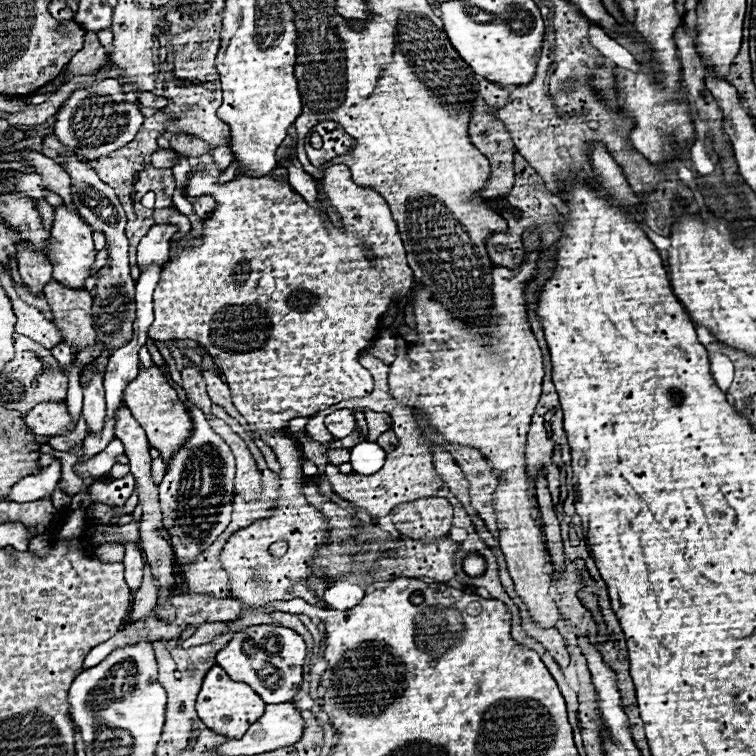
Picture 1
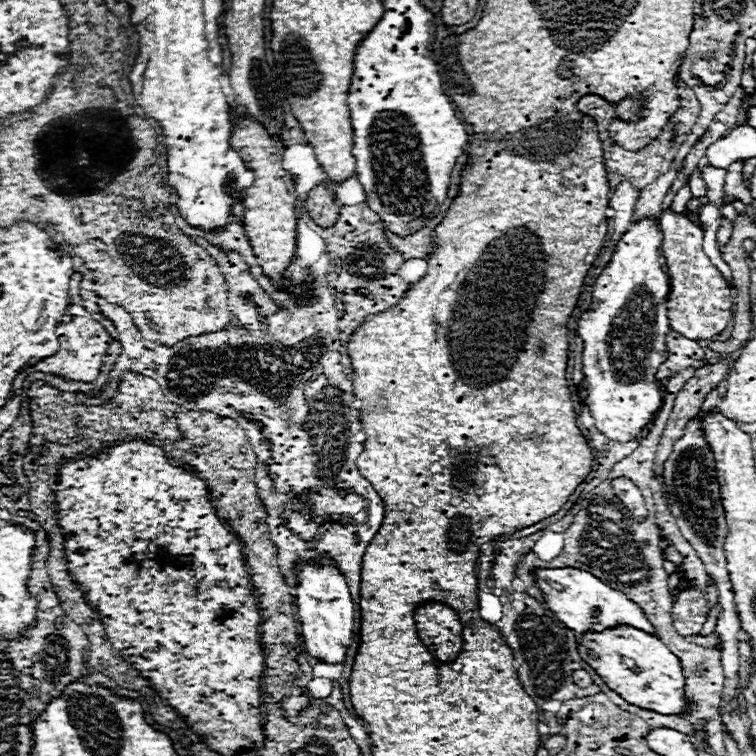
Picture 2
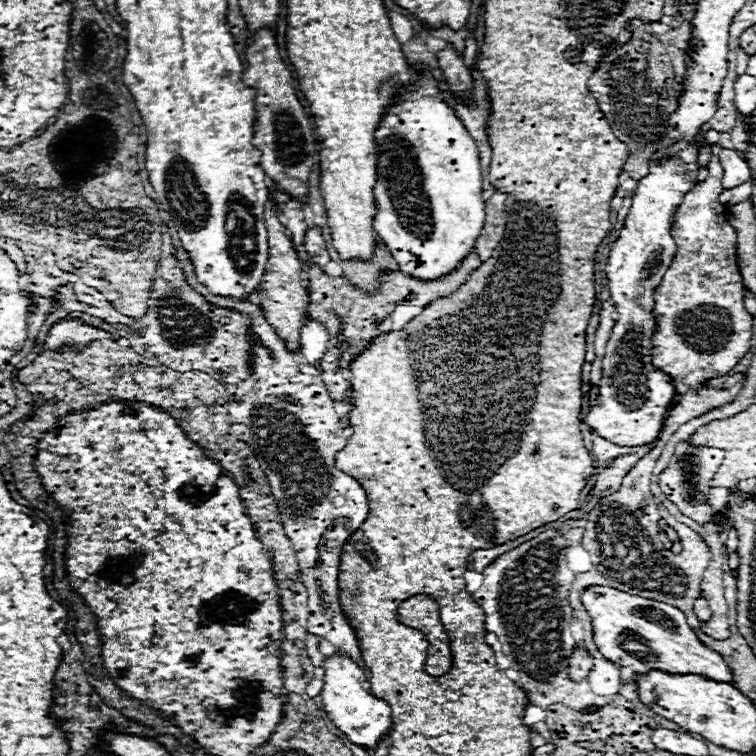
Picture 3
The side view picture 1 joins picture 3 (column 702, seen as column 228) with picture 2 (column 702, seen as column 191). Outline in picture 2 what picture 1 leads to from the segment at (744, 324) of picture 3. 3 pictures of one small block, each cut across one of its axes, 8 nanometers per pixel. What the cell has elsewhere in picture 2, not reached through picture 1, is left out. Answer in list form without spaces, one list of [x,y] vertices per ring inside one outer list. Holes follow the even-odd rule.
[[[698,170],[694,172],[694,178],[690,178],[690,190],[692,190],[692,196],[704,196],[706,194],[706,184],[704,184],[702,174]],[[672,210],[662,212],[660,230],[664,234],[662,252],[672,286],[666,302],[670,328],[690,340],[706,340],[720,334],[732,318],[732,288],[722,278],[720,270],[704,254],[702,230],[692,224],[684,214],[674,214]]]

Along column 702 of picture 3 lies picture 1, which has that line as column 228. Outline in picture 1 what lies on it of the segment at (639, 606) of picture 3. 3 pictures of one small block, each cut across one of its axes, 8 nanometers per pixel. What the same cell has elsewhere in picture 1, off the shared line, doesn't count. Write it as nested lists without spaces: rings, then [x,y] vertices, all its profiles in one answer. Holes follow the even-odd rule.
[[[252,626],[238,632],[232,642],[216,654],[216,664],[236,682],[248,684],[266,704],[282,704],[292,700],[302,684],[302,666],[306,644],[300,634],[282,626]]]

